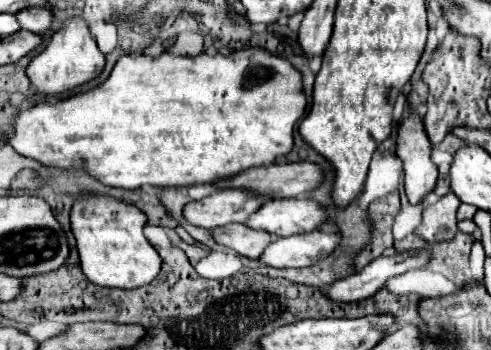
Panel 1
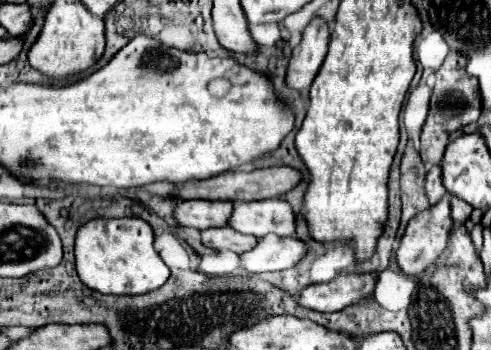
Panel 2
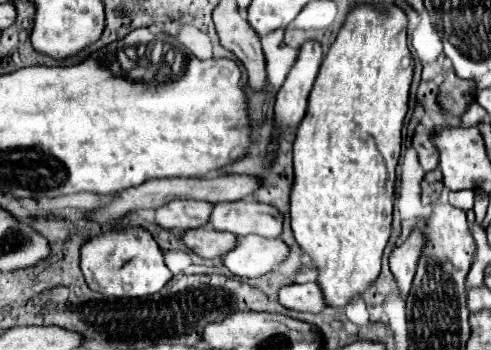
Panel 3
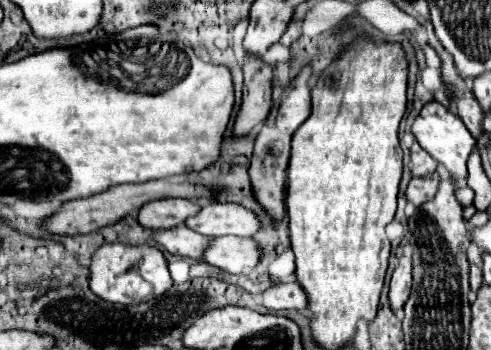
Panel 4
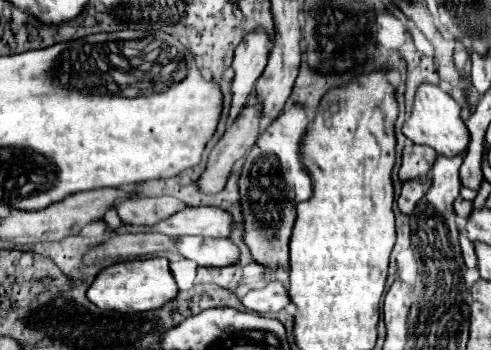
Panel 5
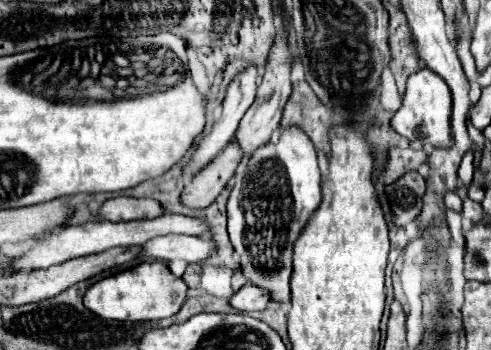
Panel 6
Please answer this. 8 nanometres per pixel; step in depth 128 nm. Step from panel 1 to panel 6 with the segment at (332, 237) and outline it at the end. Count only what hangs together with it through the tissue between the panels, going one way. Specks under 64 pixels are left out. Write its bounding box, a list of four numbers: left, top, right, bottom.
[140,236,214,262]

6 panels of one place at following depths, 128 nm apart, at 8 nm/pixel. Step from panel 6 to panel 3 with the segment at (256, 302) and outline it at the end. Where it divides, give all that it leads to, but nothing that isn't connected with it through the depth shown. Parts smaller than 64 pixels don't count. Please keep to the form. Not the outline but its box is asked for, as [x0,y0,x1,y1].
[276,282,326,312]

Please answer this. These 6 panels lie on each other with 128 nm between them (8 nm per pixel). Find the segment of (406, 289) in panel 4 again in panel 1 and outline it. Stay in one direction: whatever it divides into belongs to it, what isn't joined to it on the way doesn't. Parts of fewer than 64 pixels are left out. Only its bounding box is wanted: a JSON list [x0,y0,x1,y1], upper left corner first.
[414,192,460,242]

